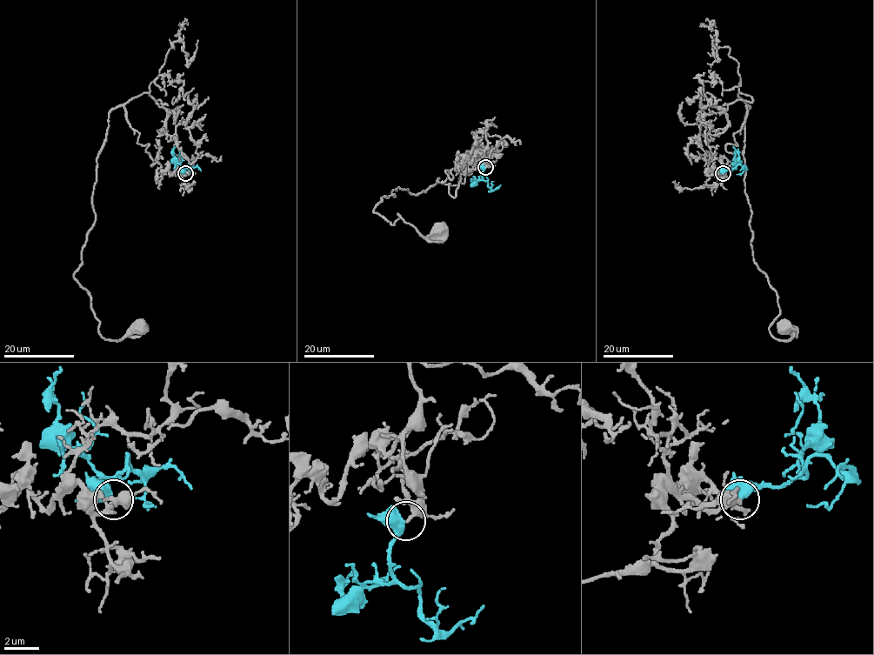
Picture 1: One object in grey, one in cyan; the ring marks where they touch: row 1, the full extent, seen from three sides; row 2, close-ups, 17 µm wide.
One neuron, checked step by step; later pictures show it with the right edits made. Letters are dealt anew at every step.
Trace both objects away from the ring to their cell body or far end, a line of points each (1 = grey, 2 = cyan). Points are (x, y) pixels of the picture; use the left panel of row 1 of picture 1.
1: (186, 173), (158, 173), (126, 109), (112, 109), (94, 225), (74, 277), (103, 338), (139, 327)
2: (185, 173), (183, 170), (189, 164), (190, 167), (197, 166), (201, 170)

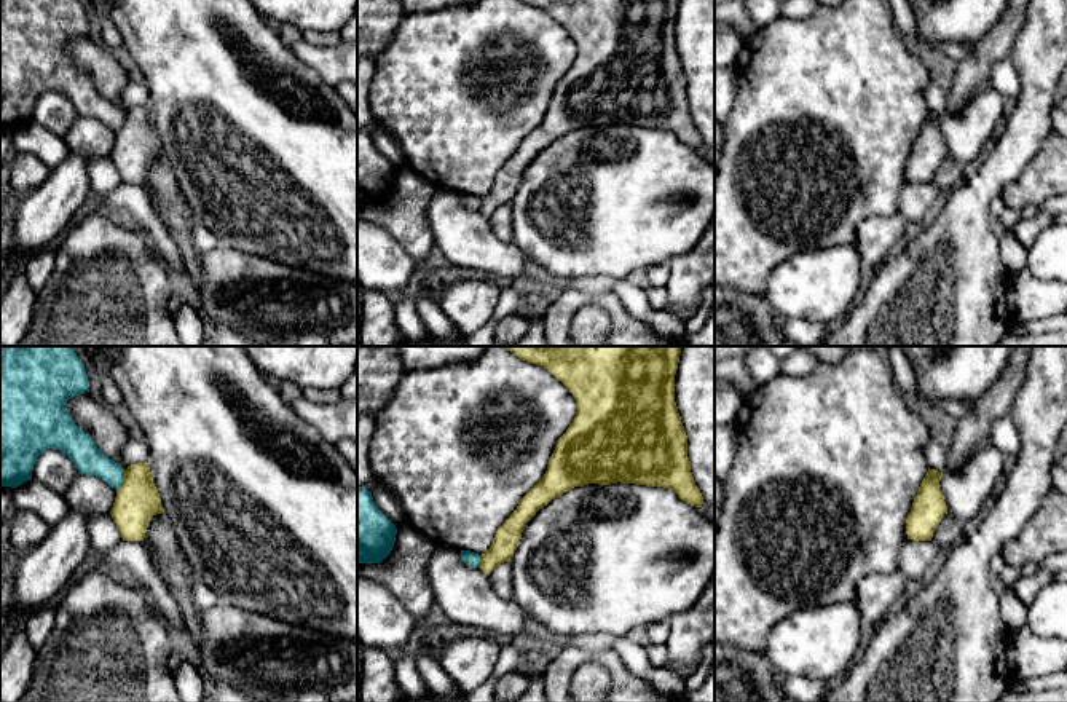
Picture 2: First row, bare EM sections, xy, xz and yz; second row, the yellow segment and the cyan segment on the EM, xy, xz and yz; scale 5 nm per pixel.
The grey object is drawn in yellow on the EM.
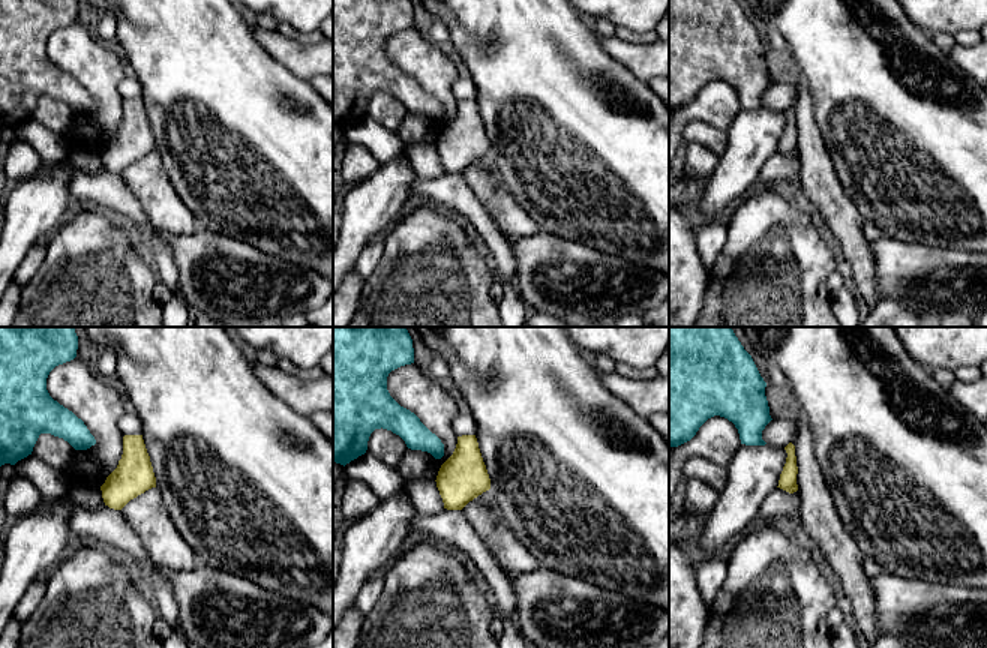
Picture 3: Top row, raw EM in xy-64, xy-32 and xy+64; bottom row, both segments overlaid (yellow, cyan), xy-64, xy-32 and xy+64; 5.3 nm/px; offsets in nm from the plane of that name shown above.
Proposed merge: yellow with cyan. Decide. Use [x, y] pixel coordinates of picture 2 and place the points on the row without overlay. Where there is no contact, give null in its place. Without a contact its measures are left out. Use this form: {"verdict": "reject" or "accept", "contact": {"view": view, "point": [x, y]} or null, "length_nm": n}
{"verdict": "reject", "contact": {"view": "xy", "point": [125, 123]}, "length_nm": 110}

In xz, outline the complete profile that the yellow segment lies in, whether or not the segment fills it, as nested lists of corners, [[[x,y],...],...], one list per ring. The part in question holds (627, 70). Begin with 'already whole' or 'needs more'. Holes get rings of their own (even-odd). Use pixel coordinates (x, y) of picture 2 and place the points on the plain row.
already whole; [[[520,0],[547,11],[573,37],[577,54],[560,80],[544,120],[520,142],[498,171],[478,211],[490,217],[509,204],[526,166],[539,152],[574,129],[589,126],[635,126],[663,129],[684,145],[700,150],[703,139],[694,124],[687,101],[687,78],[675,45],[679,0]]]

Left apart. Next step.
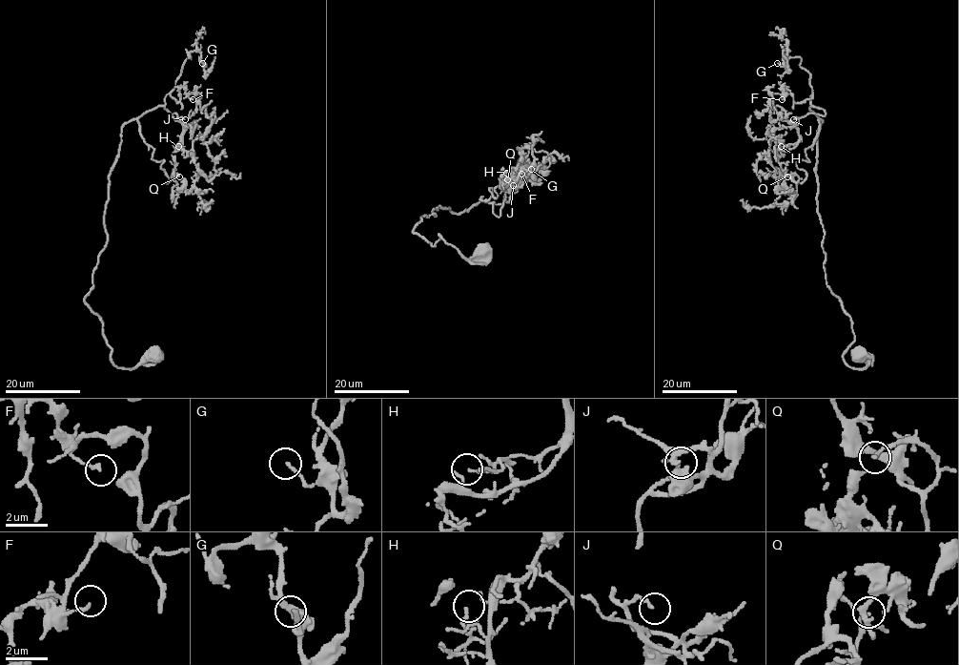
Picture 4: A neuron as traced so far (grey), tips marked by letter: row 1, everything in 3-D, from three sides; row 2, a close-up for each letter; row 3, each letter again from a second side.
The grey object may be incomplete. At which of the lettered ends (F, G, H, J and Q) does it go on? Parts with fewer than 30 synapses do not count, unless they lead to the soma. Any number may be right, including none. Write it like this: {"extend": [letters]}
{"extend": ["Q"]}

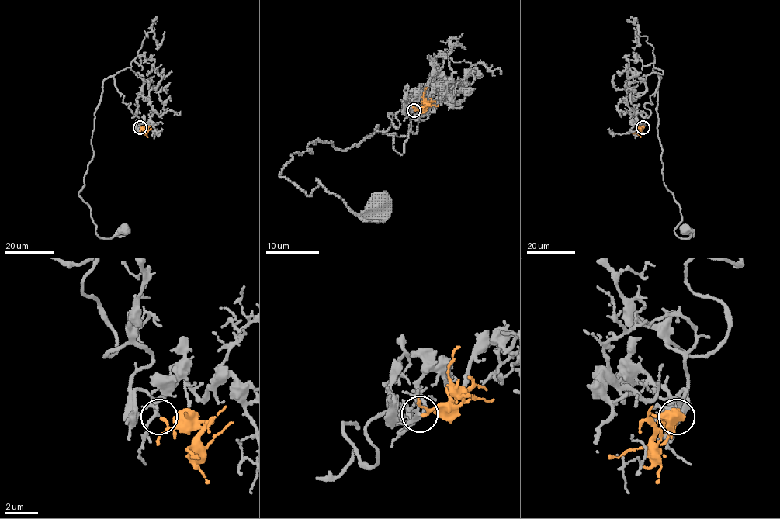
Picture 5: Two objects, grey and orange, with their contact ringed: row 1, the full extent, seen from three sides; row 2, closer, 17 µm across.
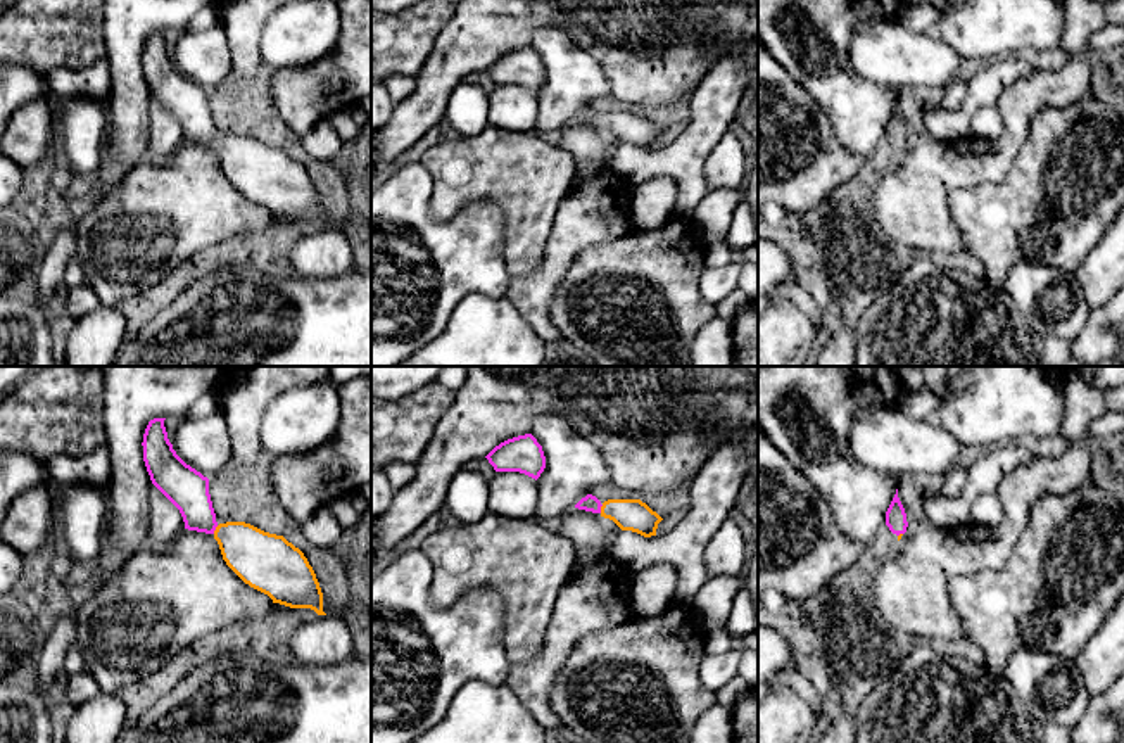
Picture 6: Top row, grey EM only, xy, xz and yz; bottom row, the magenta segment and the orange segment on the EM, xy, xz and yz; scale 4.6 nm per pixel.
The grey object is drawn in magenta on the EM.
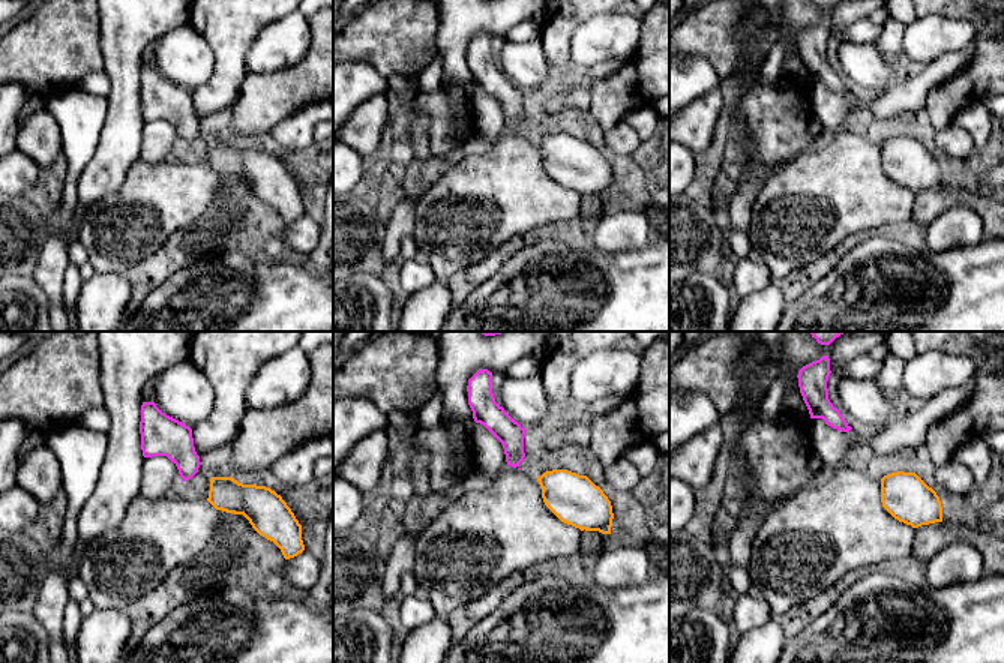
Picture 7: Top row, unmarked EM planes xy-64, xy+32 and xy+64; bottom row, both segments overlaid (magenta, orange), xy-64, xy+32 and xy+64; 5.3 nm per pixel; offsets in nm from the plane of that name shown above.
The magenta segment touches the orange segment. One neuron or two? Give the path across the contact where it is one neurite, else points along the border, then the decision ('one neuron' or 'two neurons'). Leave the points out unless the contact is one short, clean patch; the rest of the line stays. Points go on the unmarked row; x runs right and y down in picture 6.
across xy (183, 99), (197, 125), (214, 142), (232, 149), (259, 171) | one neuron

